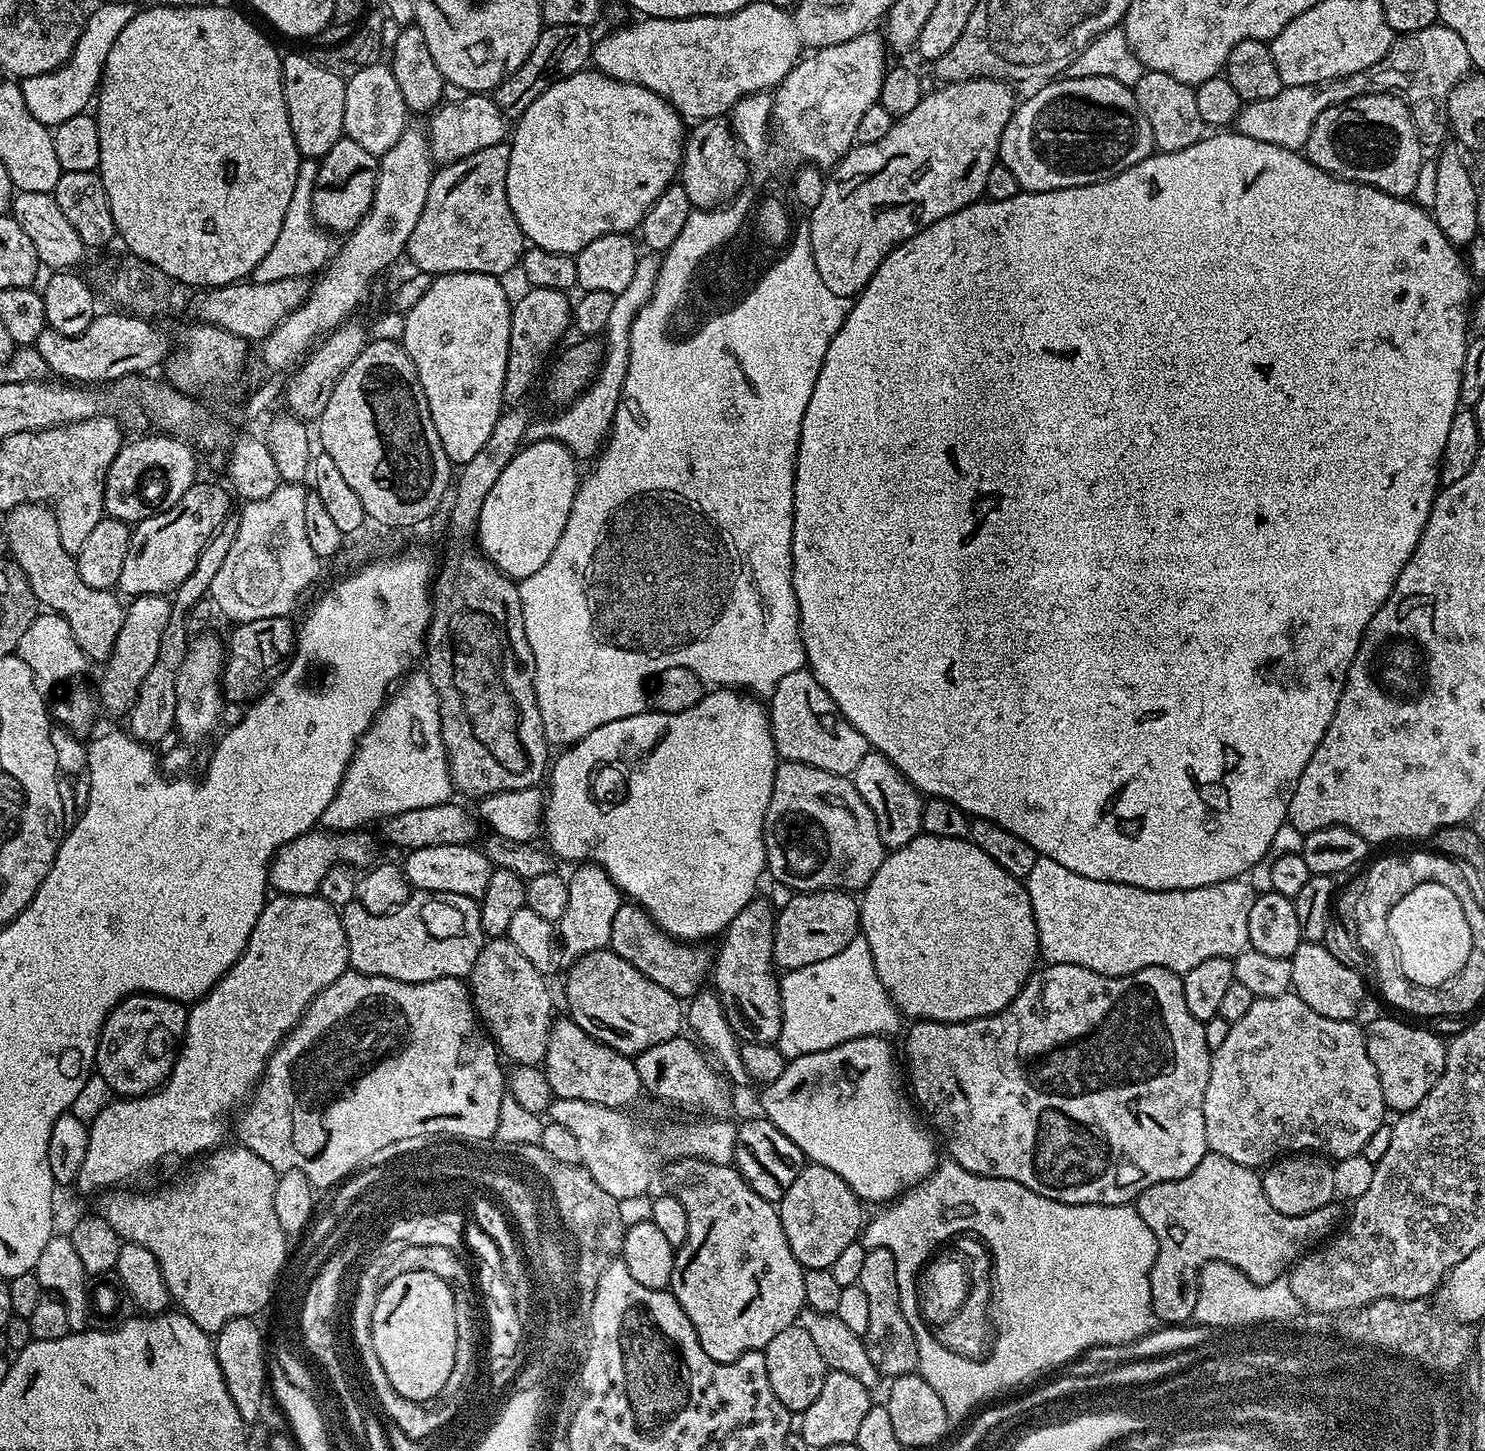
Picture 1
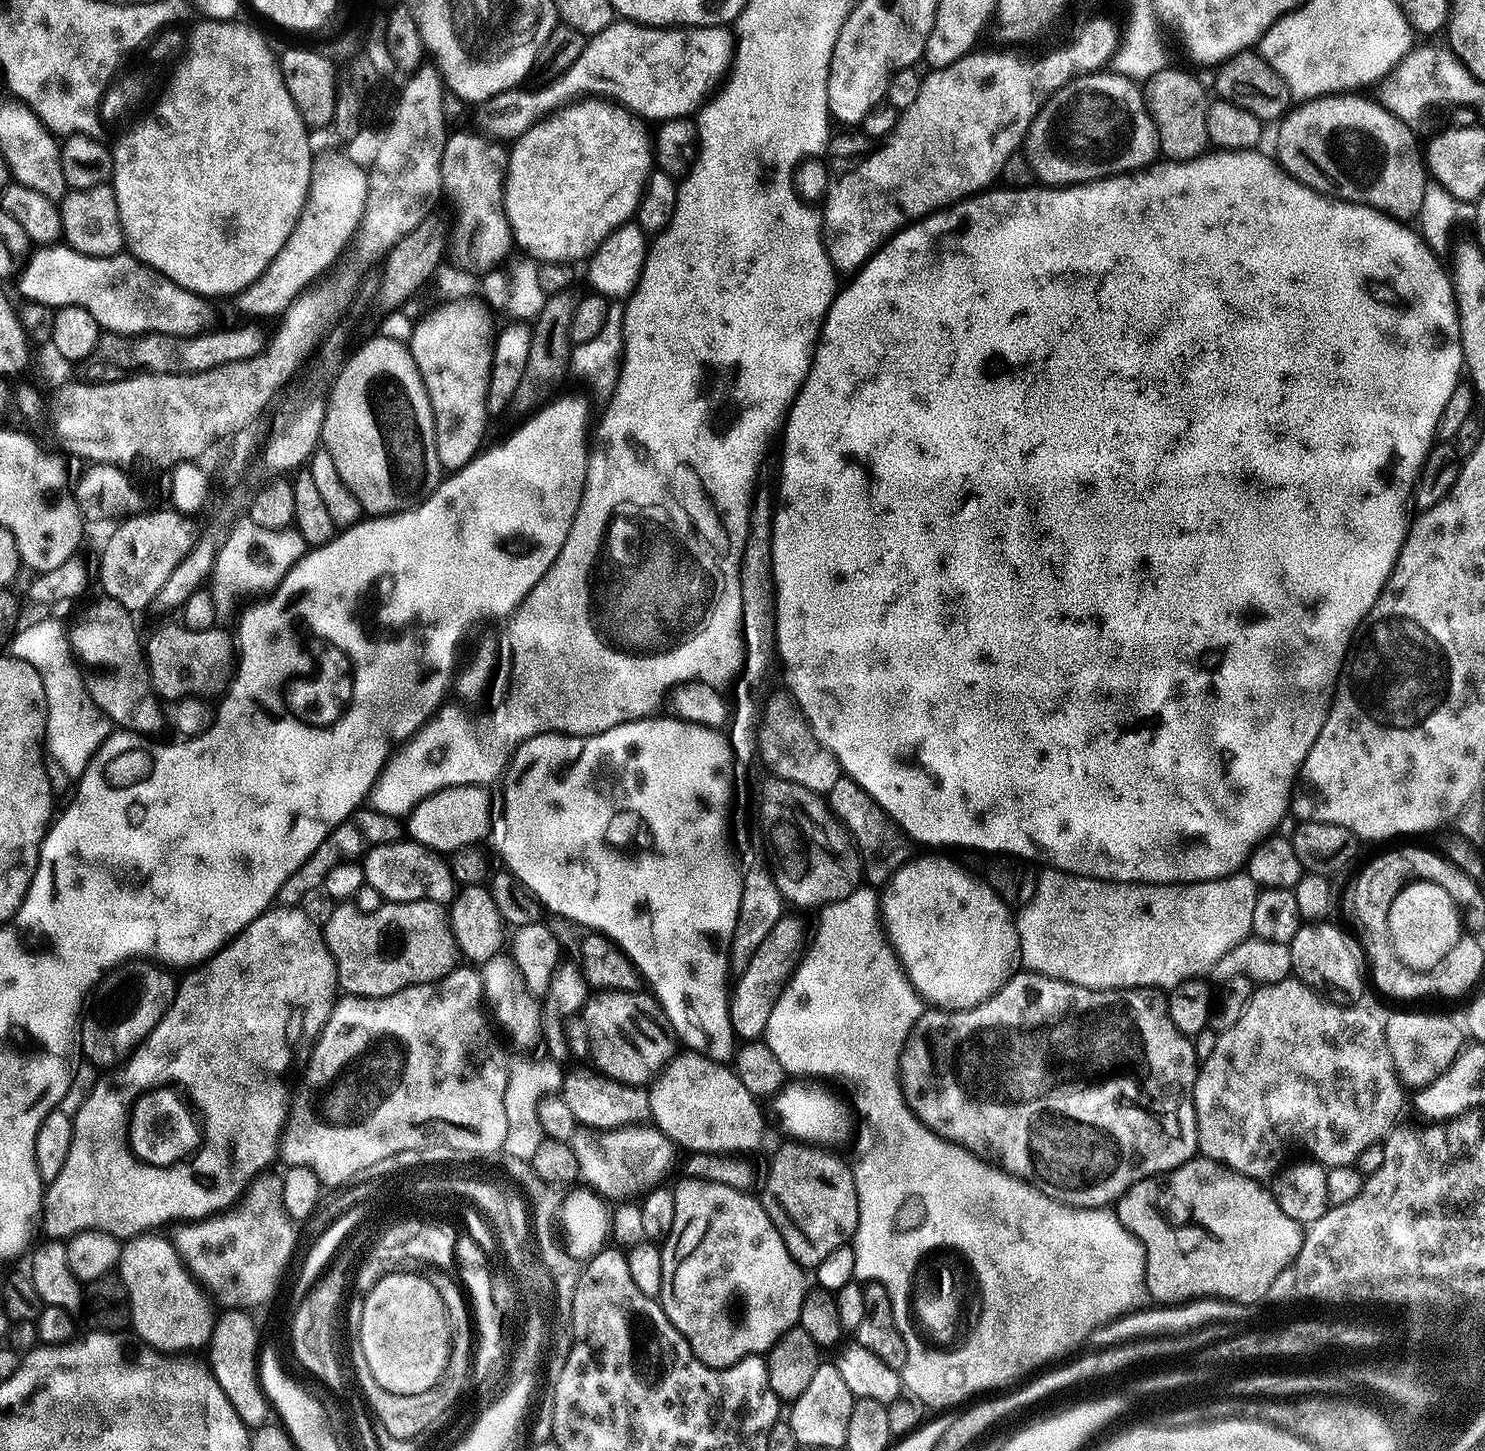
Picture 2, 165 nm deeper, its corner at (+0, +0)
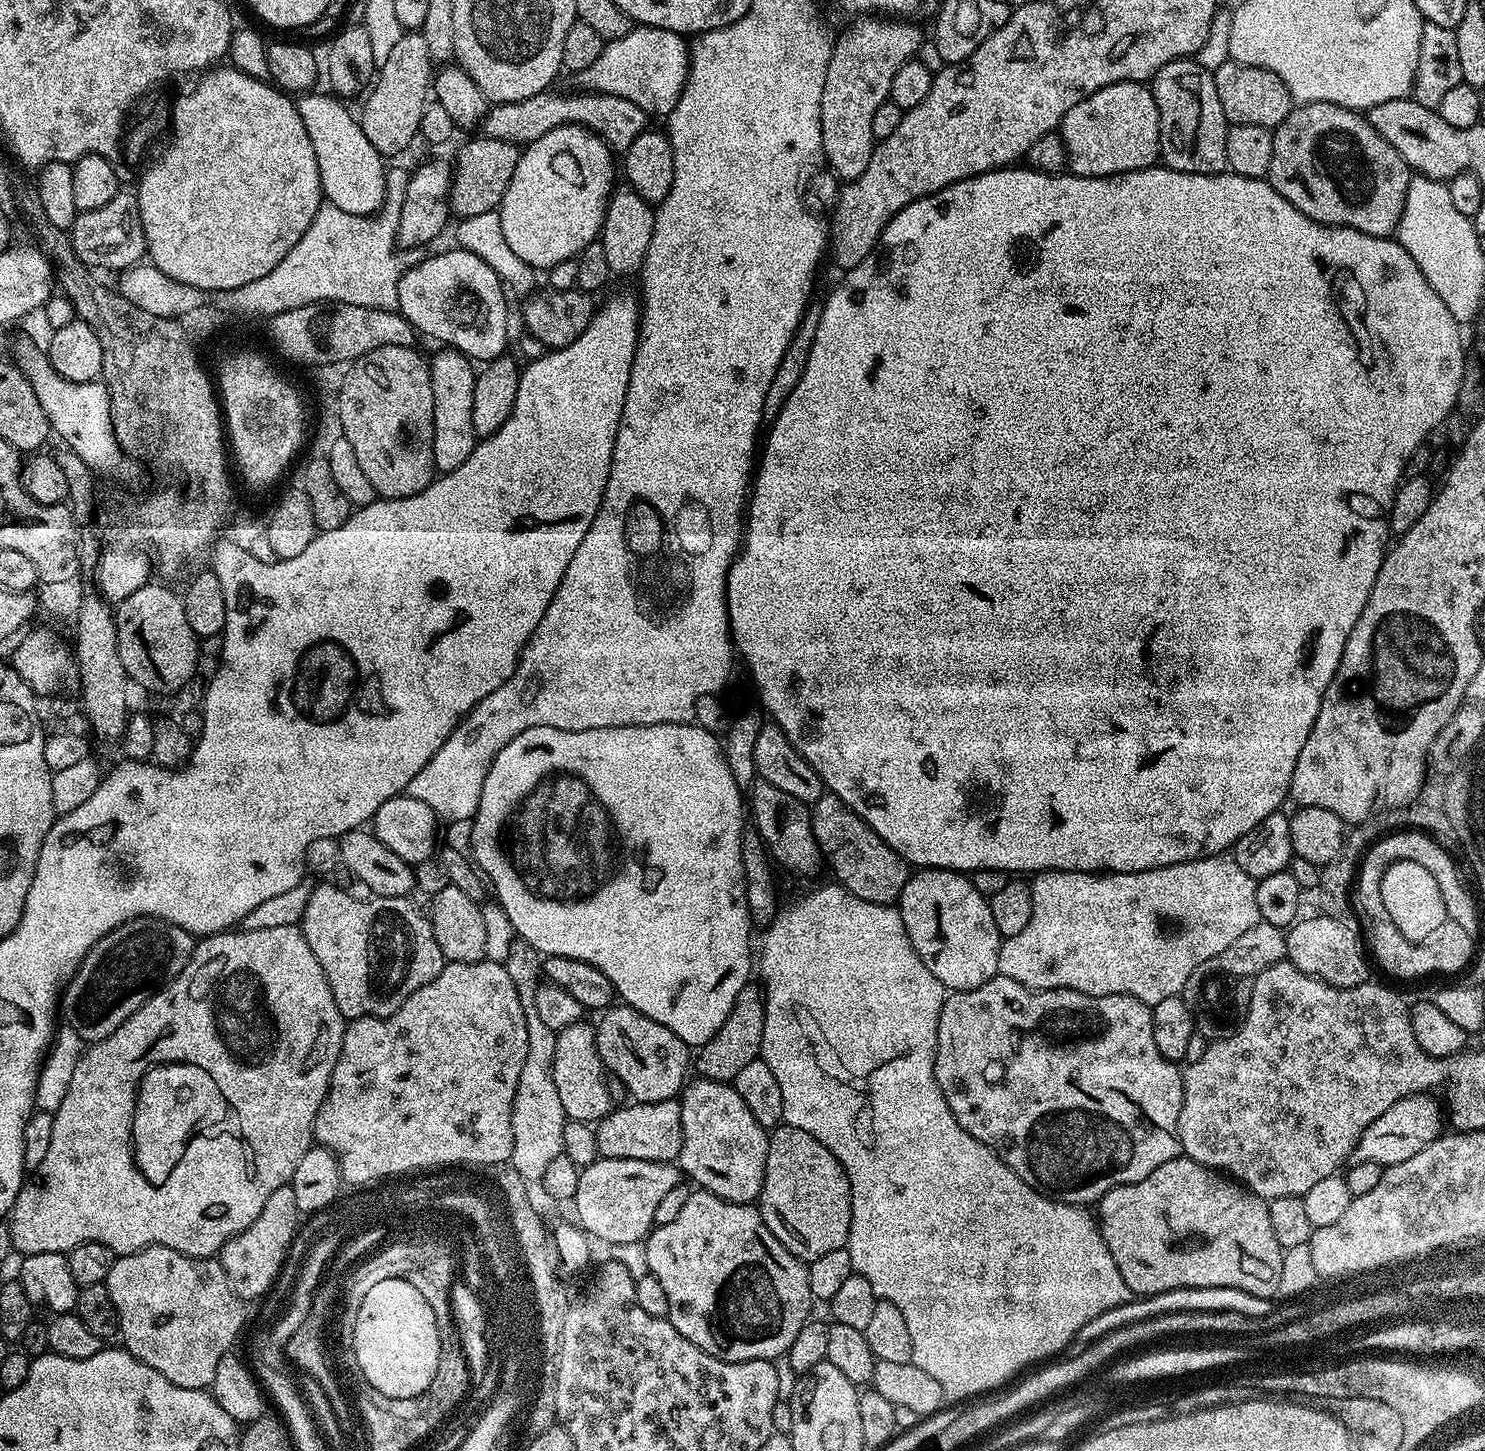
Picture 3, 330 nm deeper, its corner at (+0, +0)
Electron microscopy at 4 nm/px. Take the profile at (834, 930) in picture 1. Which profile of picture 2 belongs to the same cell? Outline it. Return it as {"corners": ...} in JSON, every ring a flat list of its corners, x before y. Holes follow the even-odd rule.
{"corners":[[791,914,780,917,780,921,766,934,766,939,758,950,750,958,745,968,739,969,734,987,730,992,728,1009,730,1010,730,1022,732,1031,741,1041,761,1039,766,1030,766,1022,770,1022,770,1010,774,1010,774,1002,782,994,782,990,788,985,798,959,802,954,802,947,806,938,806,932,800,929,800,924],[741,1036,741,1037,740,1037]]}

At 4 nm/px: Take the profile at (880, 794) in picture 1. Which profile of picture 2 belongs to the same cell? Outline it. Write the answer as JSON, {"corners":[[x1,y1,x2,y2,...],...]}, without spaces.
{"corners":[[842,774,838,782,830,786,826,799,828,808,847,828,848,835,852,837,852,843,860,854,863,879,872,886,887,885,892,875,910,859,907,848,909,845,900,827,884,813,882,806,878,806,878,802,874,802,874,798,870,798,870,794,866,794,866,790,862,790,862,786,855,784,849,776]]}

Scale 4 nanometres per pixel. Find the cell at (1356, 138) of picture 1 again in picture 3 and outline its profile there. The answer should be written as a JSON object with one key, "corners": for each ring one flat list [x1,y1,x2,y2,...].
{"corners":[[1314,102,1293,107,1292,113,1273,131,1274,158,1270,158,1270,170,1266,177,1269,184,1286,198,1302,214,1319,224,1338,228,1353,228,1362,234,1391,237,1399,229,1402,212,1406,206,1408,187,1414,175,1413,169,1394,150,1374,126,1367,115,1354,108,1343,108,1330,102]]}

